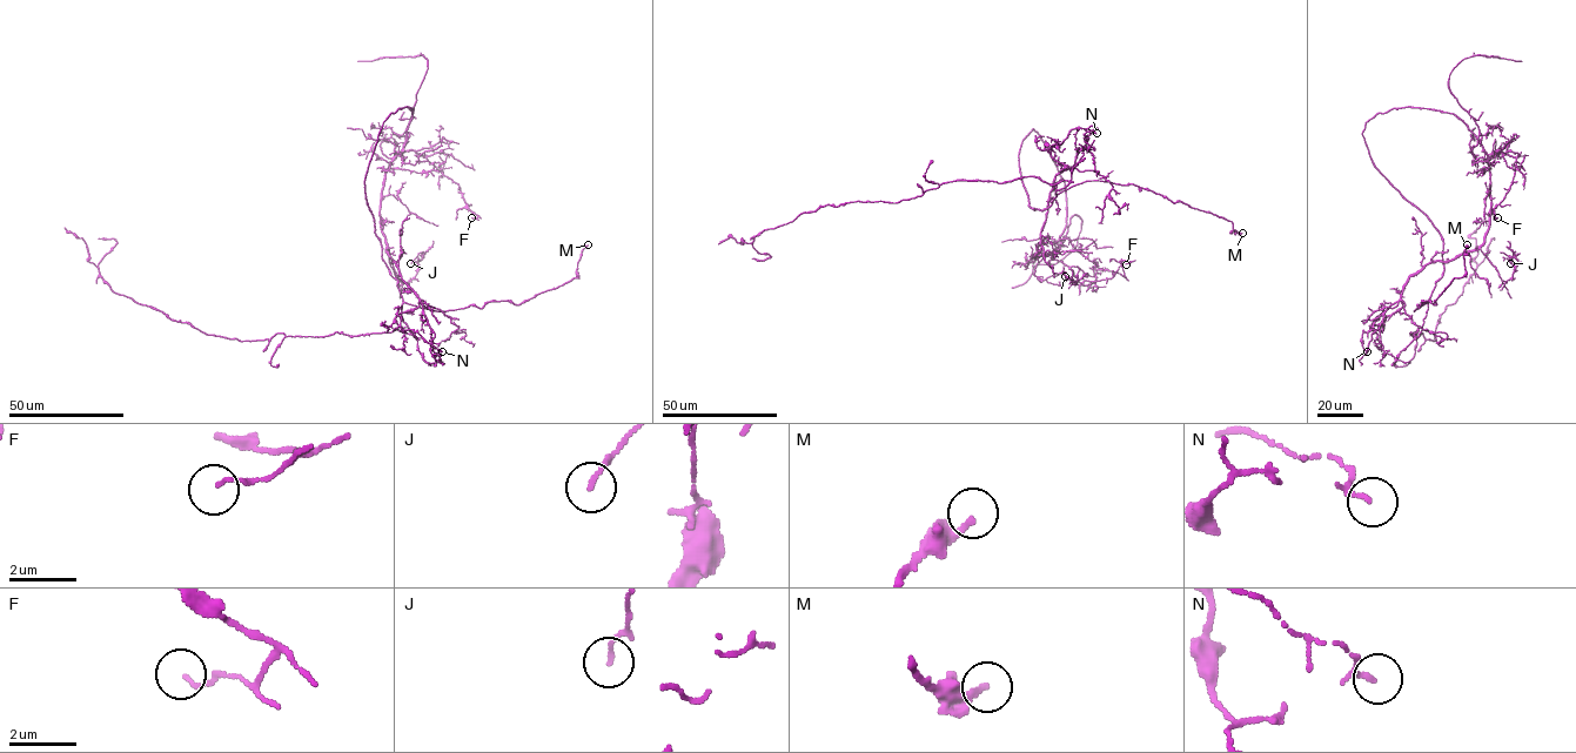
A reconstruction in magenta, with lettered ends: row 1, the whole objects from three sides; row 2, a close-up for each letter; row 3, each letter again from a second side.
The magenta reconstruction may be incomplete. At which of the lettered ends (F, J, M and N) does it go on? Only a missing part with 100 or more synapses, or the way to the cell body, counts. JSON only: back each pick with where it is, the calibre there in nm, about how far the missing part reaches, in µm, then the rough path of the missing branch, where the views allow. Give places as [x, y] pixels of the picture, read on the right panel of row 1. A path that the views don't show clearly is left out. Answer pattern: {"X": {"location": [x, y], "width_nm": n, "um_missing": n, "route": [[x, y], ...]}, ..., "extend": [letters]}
{"extend": []}

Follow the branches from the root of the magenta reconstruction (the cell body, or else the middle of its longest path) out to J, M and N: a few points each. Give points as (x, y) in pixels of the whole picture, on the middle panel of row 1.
J: (1024, 185), (1032, 128), (1066, 201), (1060, 244), (1033, 257), (1043, 247), (1054, 273), (1078, 280), (1065, 276)
M: (1024, 185), (1028, 204), (1041, 210), (1086, 181), (1133, 185), (1222, 217), (1232, 222), (1231, 232), (1242, 233)
N: (1024, 185), (1032, 128), (1064, 183), (1051, 254), (1033, 257), (1073, 167), (1048, 150), (1097, 133)

